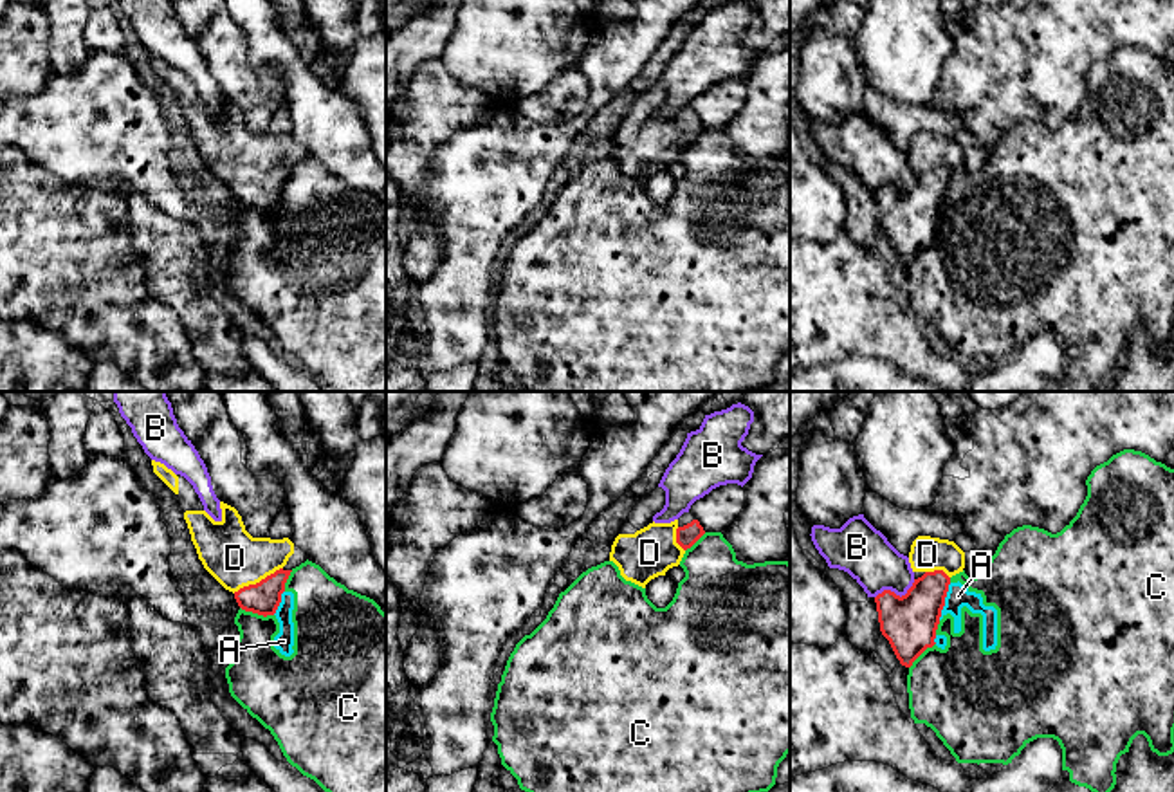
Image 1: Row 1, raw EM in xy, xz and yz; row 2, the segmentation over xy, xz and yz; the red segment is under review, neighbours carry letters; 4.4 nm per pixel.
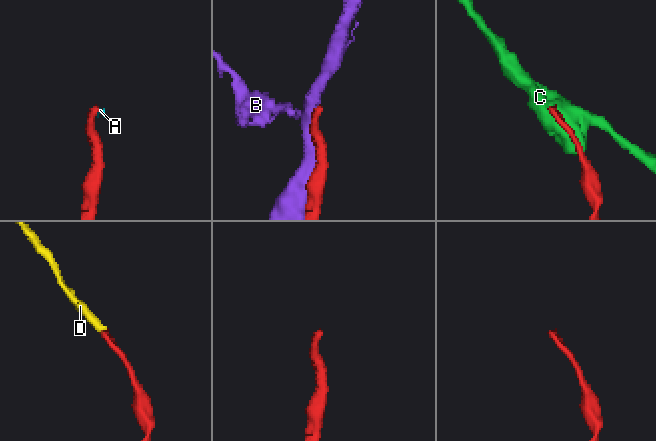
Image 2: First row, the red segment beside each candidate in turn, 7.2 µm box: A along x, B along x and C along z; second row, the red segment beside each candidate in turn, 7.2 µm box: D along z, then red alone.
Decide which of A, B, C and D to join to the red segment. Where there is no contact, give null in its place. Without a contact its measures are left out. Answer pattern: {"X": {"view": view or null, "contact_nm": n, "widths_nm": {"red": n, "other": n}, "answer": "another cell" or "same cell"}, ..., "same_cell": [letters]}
{"A": {"view": "yz", "contact_nm": 180, "widths_nm": {"red": 240, "other": 110}, "answer": "another cell"}, "B": {"view": "yz", "contact_nm": 200, "widths_nm": {"red": 240, "other": 240}, "answer": "another cell"}, "C": {"view": "xy", "contact_nm": 160, "widths_nm": {"red": 150, "other": 240}, "answer": "another cell"}, "D": {"view": "xy", "contact_nm": 260, "widths_nm": {"red": 150, "other": 240}, "answer": "same cell"}, "same_cell": ["D"]}

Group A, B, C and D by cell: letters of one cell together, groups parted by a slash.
A C / B / D

